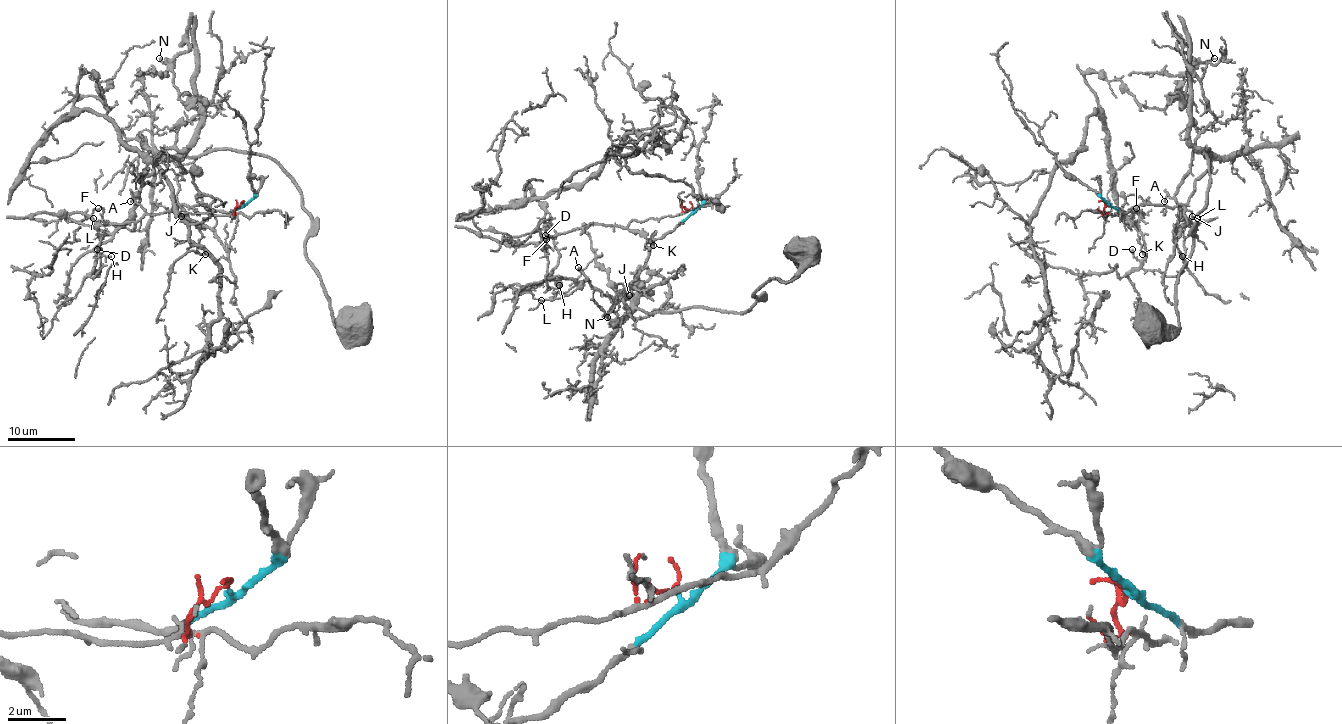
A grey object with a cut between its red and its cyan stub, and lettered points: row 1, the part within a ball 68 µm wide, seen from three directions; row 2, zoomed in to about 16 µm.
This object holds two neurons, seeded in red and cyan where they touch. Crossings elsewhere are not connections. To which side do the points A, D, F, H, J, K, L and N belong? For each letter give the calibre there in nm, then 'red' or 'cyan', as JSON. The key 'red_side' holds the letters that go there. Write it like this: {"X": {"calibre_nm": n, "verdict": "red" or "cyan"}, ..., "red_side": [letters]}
{"A": {"calibre_nm": 130, "verdict": "cyan"}, "D": {"calibre_nm": 110, "verdict": "red"}, "F": {"calibre_nm": 120, "verdict": "red"}, "H": {"calibre_nm": 90, "verdict": "red"}, "J": {"calibre_nm": 130, "verdict": "cyan"}, "K": {"calibre_nm": 180, "verdict": "red"}, "L": {"calibre_nm": 120, "verdict": "cyan"}, "N": {"calibre_nm": 160, "verdict": "cyan"}, "red_side": ["D", "F", "H", "K"]}

